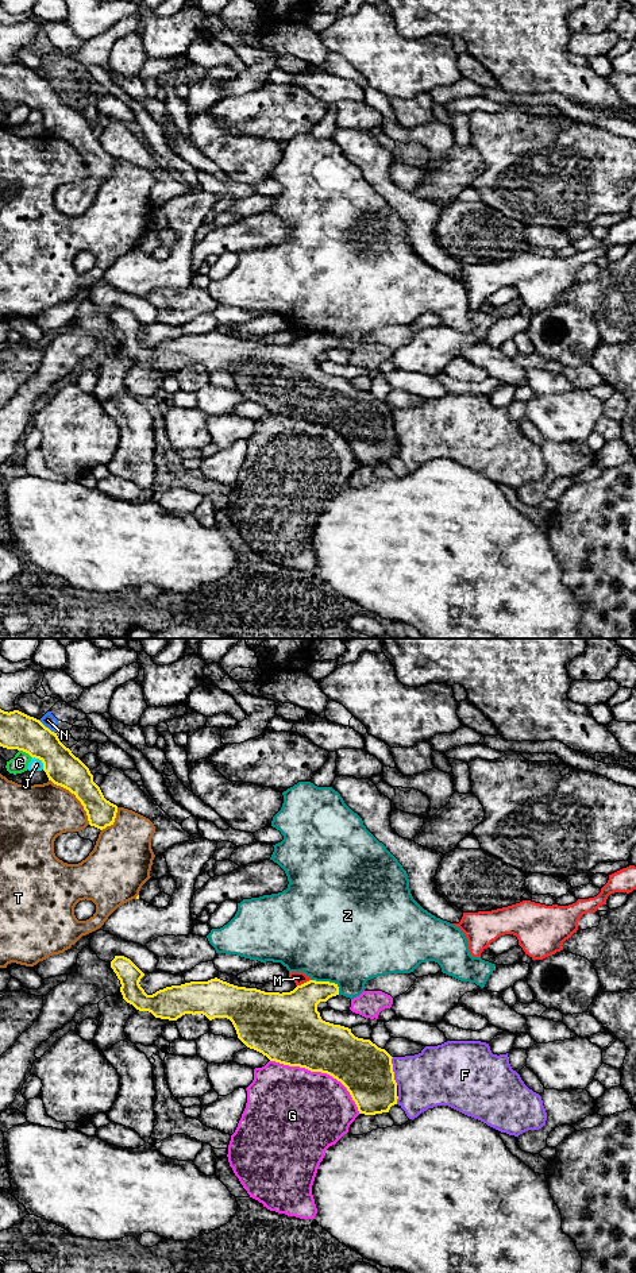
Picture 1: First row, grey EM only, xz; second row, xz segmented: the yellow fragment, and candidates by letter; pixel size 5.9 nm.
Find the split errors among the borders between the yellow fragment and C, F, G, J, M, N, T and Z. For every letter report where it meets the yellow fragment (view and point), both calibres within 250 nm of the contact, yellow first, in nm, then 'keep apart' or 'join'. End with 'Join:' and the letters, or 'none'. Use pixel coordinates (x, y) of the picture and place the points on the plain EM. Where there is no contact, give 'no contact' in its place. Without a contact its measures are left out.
C: xz (26, 104) | 220/100 nm | keep apart
F: xz (392, 423) | 320/340 nm | keep apart
G: xz (320, 423) | 360/480 nm | keep apart
J: xz (42, 114) | 220/80 nm | keep apart
M: xz (304, 335) | 360/80 nm | keep apart
N: xz (45, 78) | 220/80 nm | keep apart
T: xz (76, 149) | 200/360 nm | keep apart
Z: xz (328, 334) | 240/500 nm | keep apart
Join: none

